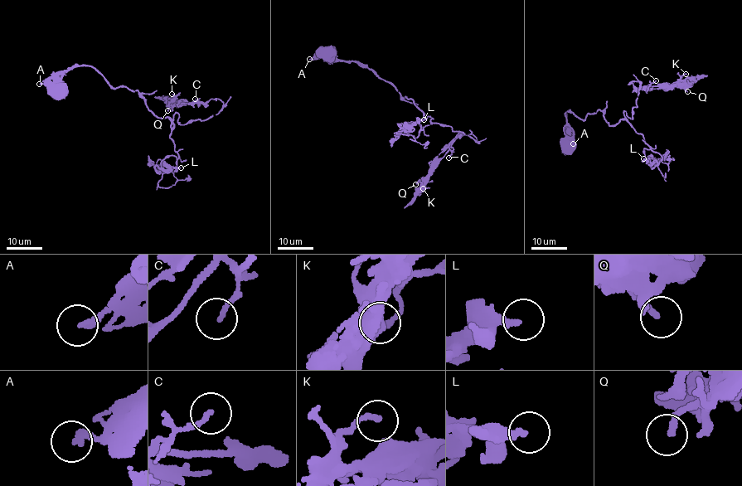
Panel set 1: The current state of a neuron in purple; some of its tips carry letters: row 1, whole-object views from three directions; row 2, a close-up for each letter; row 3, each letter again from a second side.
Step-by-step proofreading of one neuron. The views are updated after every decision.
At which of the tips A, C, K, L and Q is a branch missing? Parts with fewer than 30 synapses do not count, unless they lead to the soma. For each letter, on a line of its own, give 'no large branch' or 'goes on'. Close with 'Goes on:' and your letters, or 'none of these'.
A: no large branch
C: no large branch
K: no large branch
L: no large branch
Q: no large branch
Goes on: none of these

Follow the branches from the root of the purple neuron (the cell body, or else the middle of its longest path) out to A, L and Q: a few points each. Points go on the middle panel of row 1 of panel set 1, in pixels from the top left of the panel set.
A: (327, 55), (322, 57), (316, 53), (309, 59)
L: (327, 55), (332, 63), (360, 62), (413, 100), (424, 116), (419, 134), (410, 135), (407, 131), (424, 119)
Q: (327, 55), (332, 63), (360, 62), (433, 123), (476, 137), (457, 136), (415, 184)

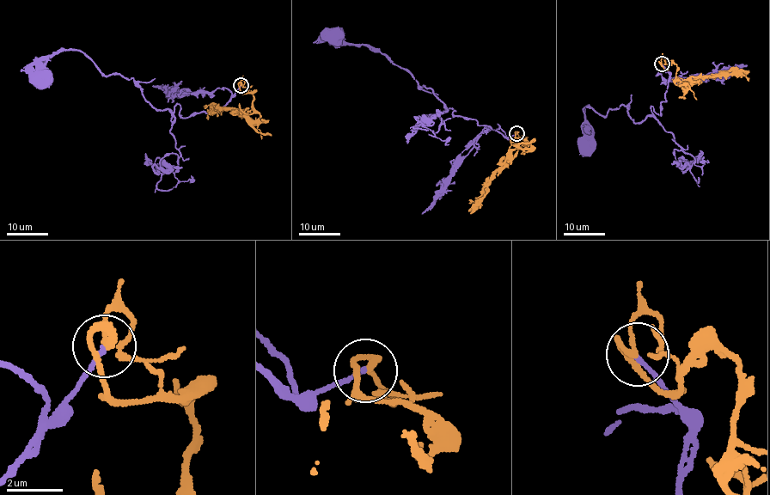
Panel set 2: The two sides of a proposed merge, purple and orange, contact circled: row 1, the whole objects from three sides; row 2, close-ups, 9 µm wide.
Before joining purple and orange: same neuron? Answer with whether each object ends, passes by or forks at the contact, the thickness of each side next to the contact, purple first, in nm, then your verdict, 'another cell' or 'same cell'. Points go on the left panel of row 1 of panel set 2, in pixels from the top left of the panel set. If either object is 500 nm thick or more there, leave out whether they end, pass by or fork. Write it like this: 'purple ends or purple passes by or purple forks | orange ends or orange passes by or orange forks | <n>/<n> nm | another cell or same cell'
purple ends | orange passes by | 160/180 nm | same cell

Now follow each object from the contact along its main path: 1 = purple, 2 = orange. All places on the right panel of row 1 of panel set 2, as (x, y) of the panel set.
1: (662, 64), (669, 74), (661, 114), (652, 106), (635, 123), (622, 105), (603, 116), (587, 106), (589, 146)
2: (662, 64), (668, 70), (674, 63), (677, 65), (676, 76), (683, 79), (727, 75), (744, 76), (748, 81)

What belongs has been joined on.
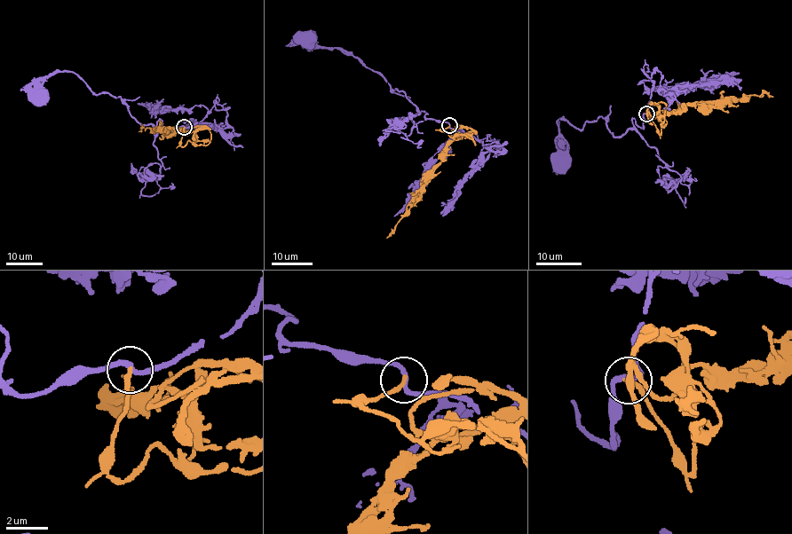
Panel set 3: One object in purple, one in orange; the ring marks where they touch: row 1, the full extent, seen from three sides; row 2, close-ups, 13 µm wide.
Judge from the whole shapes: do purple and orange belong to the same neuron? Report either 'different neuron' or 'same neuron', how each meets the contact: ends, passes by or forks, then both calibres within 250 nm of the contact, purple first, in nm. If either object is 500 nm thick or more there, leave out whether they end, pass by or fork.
same neuron; purple passes by; orange ends; calibres 220 and 240 nm

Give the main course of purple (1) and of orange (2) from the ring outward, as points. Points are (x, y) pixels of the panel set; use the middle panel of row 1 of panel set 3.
1: (449, 125), (428, 119), (403, 92), (394, 90), (376, 71), (345, 51), (317, 47), (312, 51), (306, 42)
2: (449, 125), (440, 130), (450, 137), (458, 137), (455, 136), (387, 238)

